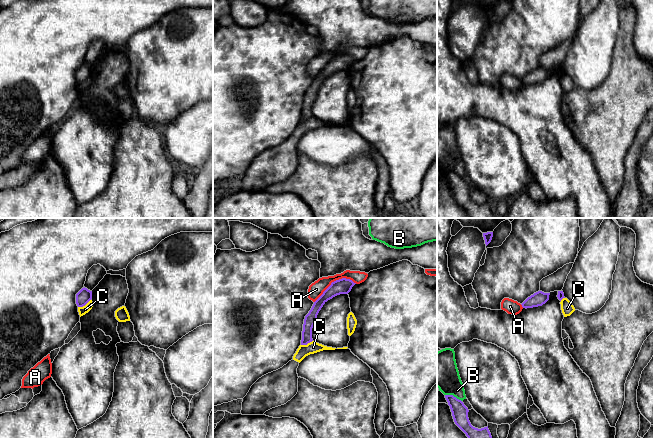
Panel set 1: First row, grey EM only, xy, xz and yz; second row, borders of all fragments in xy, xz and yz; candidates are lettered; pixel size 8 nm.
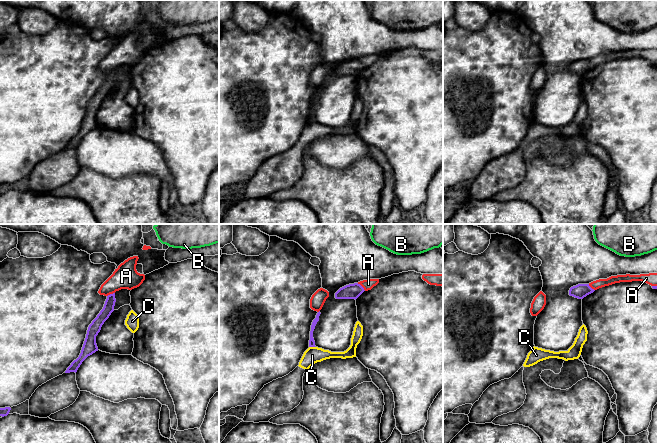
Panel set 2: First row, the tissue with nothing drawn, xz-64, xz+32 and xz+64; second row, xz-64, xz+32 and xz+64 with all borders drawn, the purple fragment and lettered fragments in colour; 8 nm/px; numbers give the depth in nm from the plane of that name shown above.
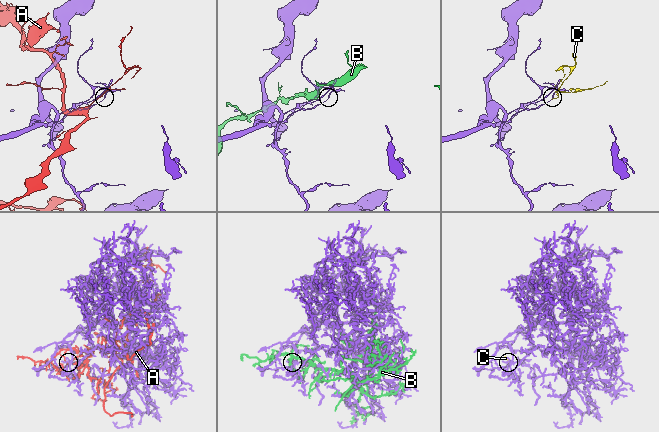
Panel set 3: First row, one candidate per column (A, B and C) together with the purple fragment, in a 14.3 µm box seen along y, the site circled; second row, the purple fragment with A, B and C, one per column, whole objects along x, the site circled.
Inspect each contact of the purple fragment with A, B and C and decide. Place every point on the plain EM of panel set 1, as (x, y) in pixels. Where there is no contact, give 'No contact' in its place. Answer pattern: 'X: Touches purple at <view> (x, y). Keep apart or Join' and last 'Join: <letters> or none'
A: Touches purple at xz (334, 57). Keep apart
B: Touches purple at yz (453, 172). Keep apart
C: Touches purple at xy (84, 81). Keep apart
Join: none

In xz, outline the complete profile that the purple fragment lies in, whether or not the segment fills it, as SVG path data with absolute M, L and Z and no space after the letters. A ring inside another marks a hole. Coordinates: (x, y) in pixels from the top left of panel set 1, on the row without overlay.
M342 54L331 59L331 61L323 68L323 70L314 78L311 86L305 92L301 121L307 121L312 118L312 104L316 99L317 91L323 81L333 73L340 70L348 70L355 61L352 56Z

